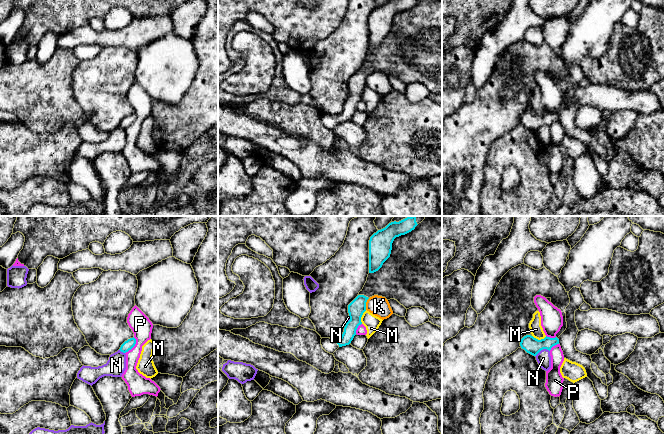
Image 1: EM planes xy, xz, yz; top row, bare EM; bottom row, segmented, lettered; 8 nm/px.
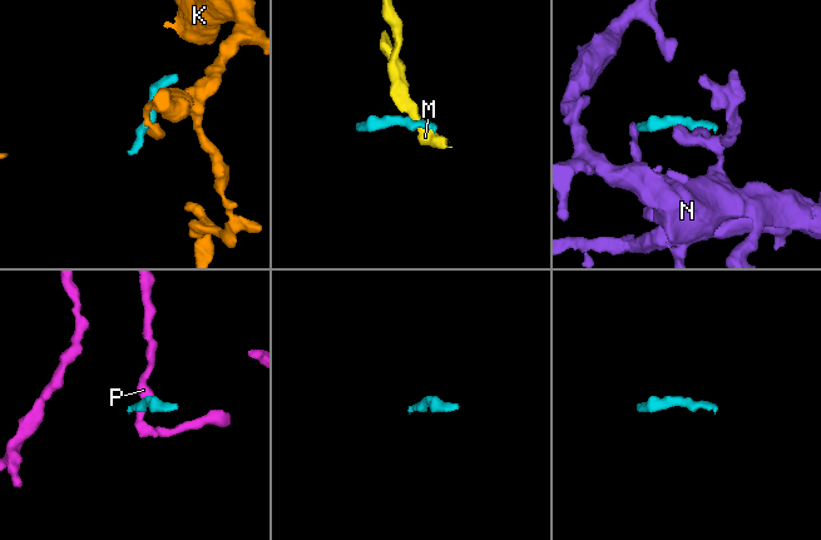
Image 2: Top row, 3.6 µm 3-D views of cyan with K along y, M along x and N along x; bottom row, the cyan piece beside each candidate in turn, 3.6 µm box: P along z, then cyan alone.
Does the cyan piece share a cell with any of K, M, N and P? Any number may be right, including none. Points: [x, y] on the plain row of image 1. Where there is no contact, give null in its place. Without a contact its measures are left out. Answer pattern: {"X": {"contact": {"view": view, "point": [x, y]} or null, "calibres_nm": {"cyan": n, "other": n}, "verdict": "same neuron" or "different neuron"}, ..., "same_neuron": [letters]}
{"K": {"contact": {"view": "xz", "point": [365, 80]}, "calibres_nm": {"cyan": 140, "other": 160}, "verdict": "different neuron"}, "M": {"contact": {"view": "yz", "point": [539, 116]}, "calibres_nm": {"cyan": 140, "other": 100}, "verdict": "different neuron"}, "N": {"contact": {"view": "yz", "point": [542, 125]}, "calibres_nm": {"cyan": 140, "other": 120}, "verdict": "different neuron"}, "P": {"contact": {"view": "xy", "point": [133, 122]}, "calibres_nm": {"cyan": 80, "other": 160}, "verdict": "different neuron"}, "same_neuron": []}

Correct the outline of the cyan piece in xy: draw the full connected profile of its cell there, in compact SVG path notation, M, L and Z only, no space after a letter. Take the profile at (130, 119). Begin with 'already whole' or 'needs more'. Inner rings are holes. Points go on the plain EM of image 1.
already whole | M133 113L133 114L130 114L128 115L127 117L125 117L121 123L120 123L120 127L123 128L123 129L126 129L128 128L129 126L131 126L136 120L136 115Z

